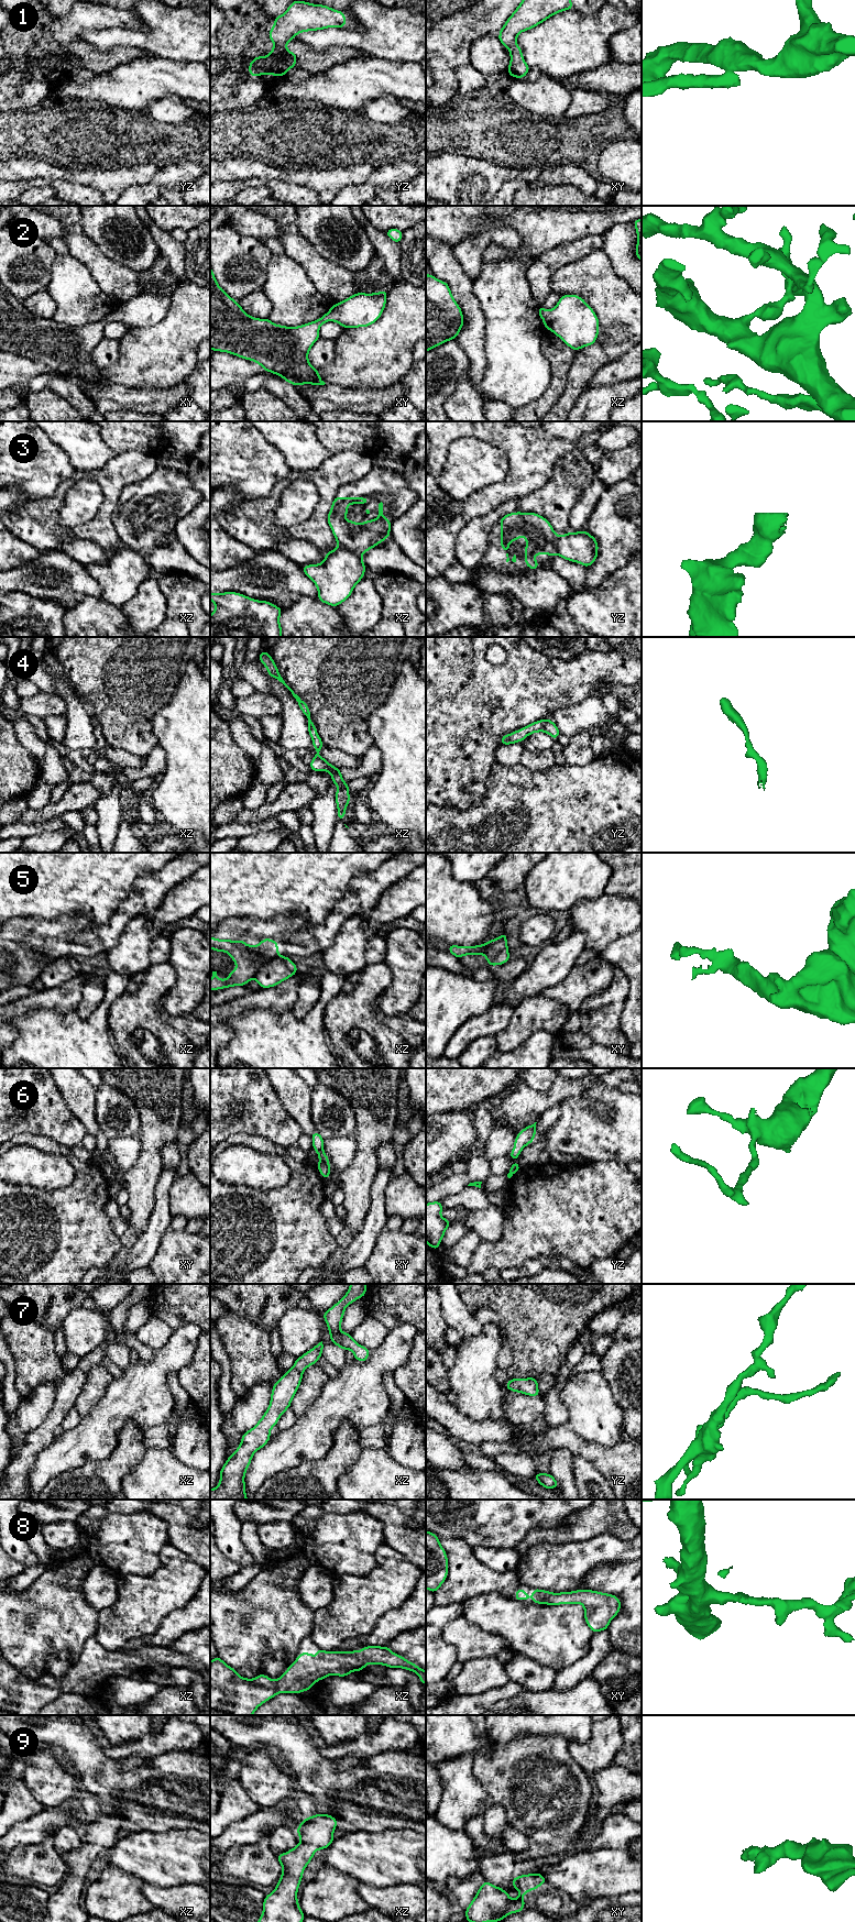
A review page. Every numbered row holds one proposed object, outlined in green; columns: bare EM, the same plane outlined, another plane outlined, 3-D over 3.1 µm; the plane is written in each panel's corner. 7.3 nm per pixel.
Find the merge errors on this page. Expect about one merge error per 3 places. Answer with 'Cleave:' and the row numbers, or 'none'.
Cleave: 1, 5

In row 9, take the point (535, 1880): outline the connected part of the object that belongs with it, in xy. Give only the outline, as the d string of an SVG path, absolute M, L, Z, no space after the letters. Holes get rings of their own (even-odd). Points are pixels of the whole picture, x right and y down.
M538 1872L514 1877L512 1885L520 1894L512 1901L505 1890L484 1881L465 1909L467 1922L497 1922L511 1913L523 1911L524 1894L545 1882L546 1878Z

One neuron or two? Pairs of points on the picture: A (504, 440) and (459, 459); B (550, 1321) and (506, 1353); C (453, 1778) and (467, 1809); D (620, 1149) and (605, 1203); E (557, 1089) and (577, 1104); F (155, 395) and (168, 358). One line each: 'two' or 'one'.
A: two
B: two
C: one
D: two
E: two
F: two

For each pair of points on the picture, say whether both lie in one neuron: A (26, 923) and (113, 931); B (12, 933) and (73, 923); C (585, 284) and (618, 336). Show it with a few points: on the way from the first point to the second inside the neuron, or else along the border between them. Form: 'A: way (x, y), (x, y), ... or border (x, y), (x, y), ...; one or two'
A: way (48, 934), (91, 934); one
B: way (28, 933), (57, 933); one
C: way (599, 297), (618, 317), (618, 322); one

